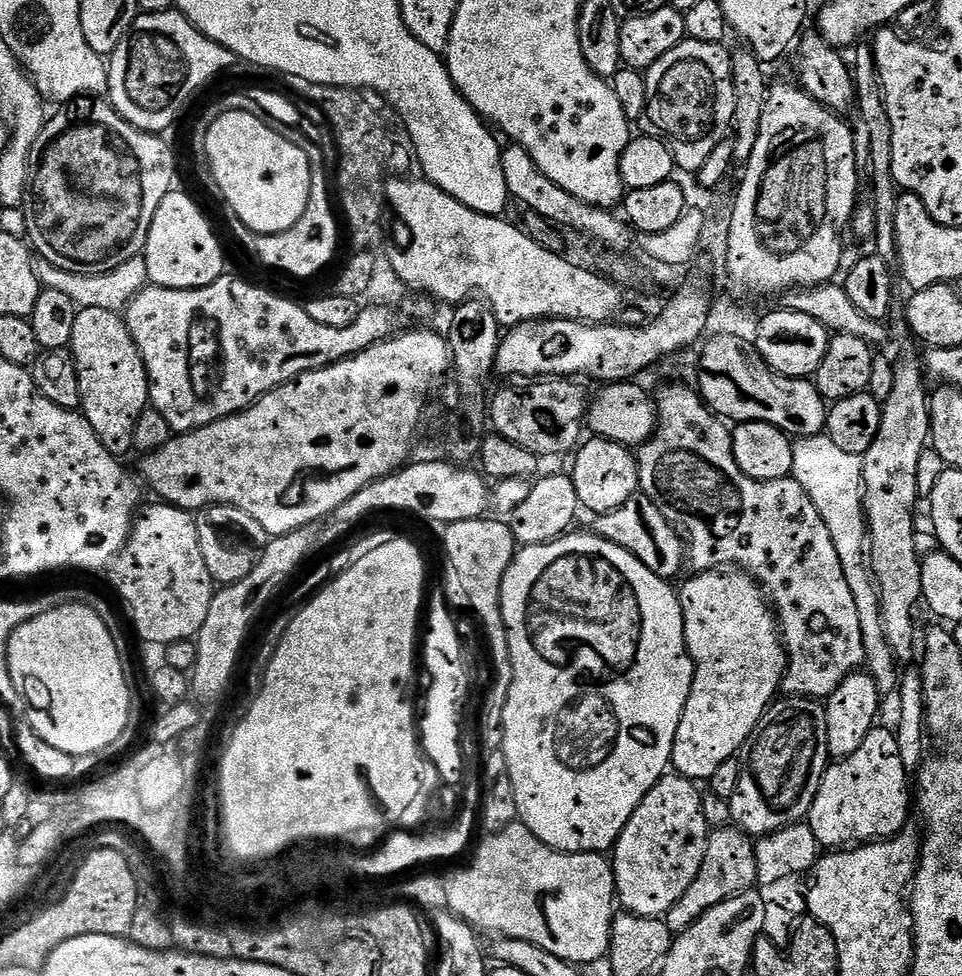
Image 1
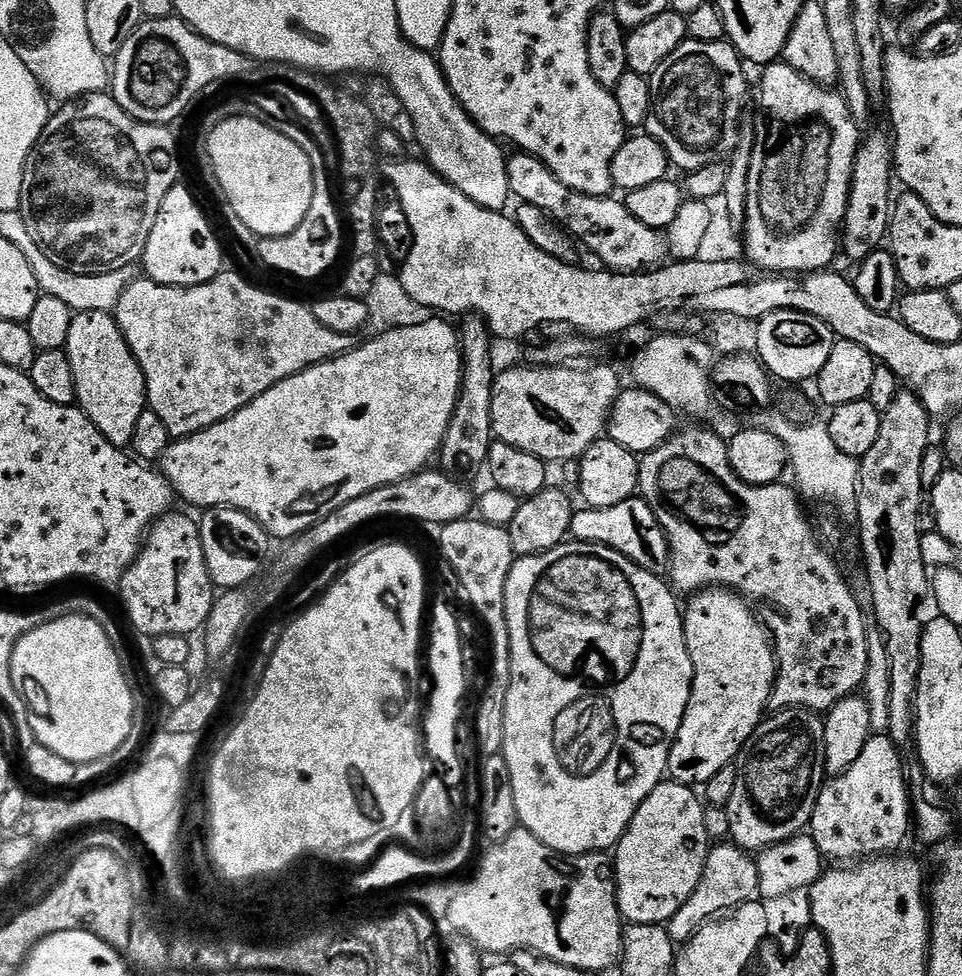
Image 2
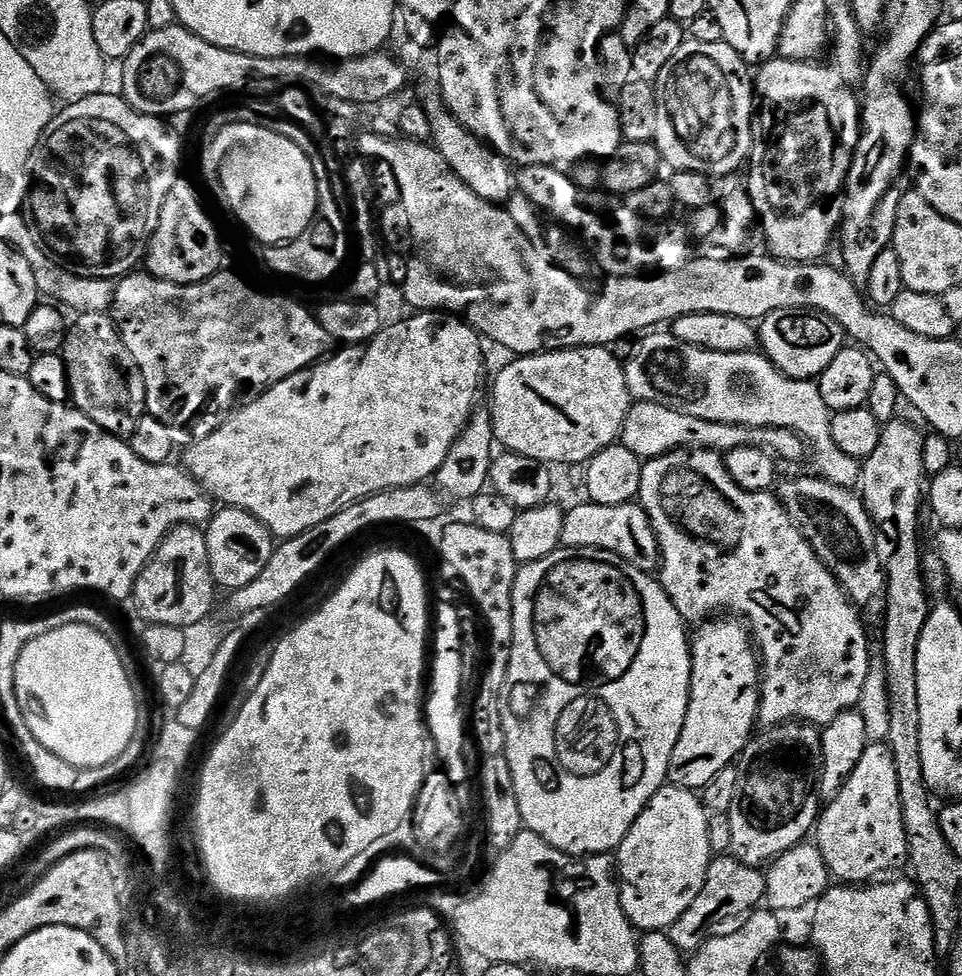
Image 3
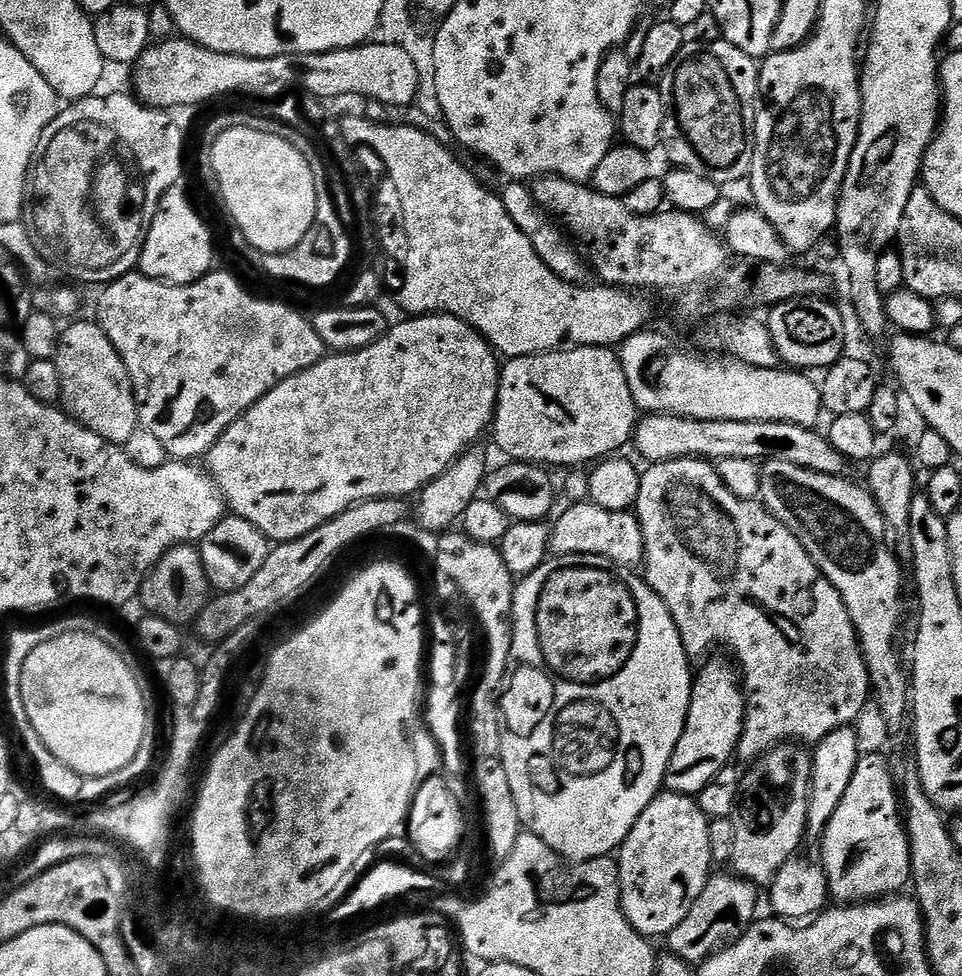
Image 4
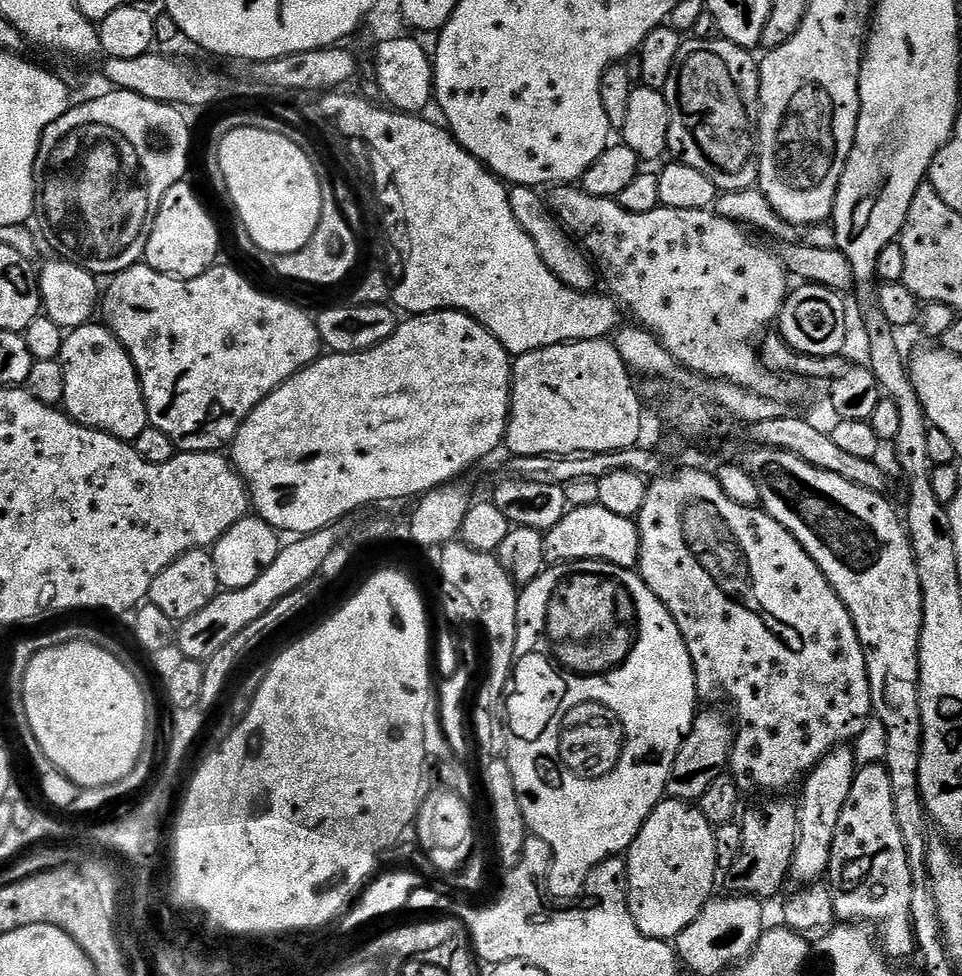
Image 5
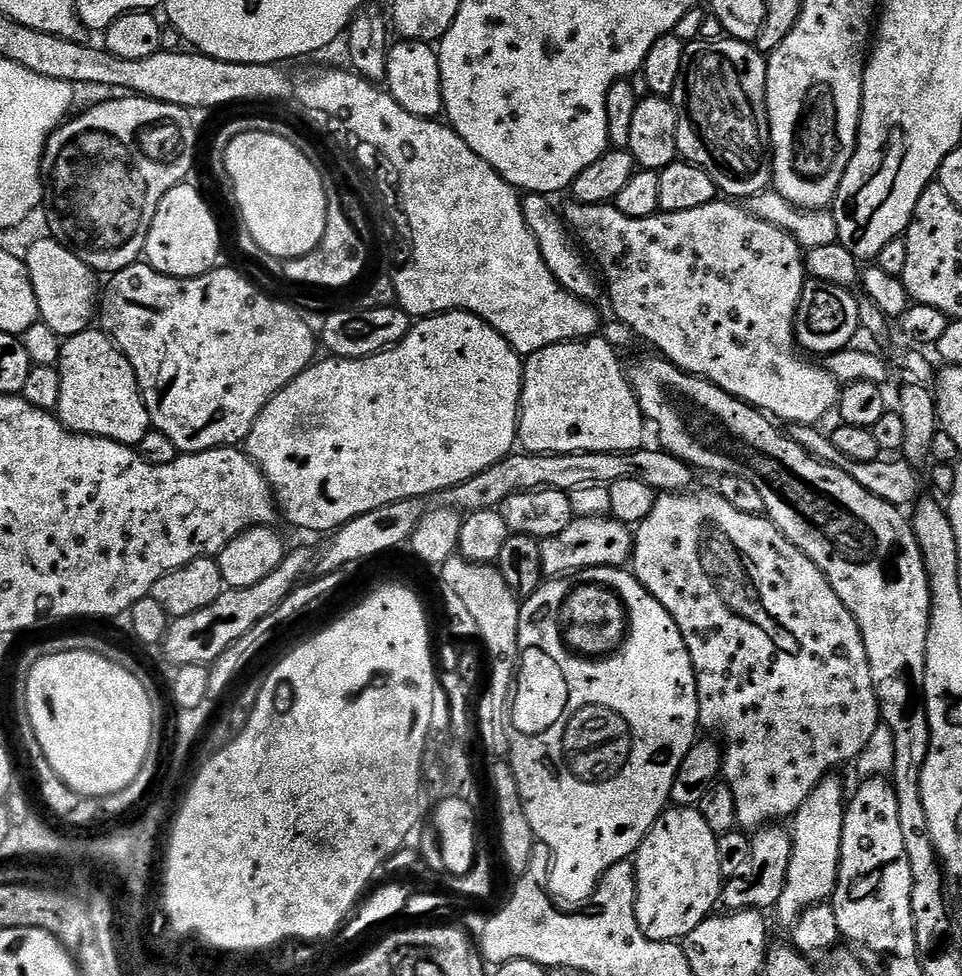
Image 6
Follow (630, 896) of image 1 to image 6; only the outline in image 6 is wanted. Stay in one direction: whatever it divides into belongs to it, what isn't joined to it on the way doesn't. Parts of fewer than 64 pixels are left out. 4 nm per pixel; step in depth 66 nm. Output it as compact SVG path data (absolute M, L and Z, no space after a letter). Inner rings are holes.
M672 806L661 812L654 826L640 843L634 857L636 869L636 917L642 934L651 940L661 942L680 942L700 923L713 915L720 904L722 877L718 866L718 833L706 826L706 818L702 818L699 807Z

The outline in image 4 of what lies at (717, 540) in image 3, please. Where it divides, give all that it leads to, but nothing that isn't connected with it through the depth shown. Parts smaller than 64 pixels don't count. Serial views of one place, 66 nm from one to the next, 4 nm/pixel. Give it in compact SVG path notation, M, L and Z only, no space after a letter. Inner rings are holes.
M683 456L680 460L667 460L661 464L649 463L643 469L640 478L640 489L636 499L634 515L636 521L642 526L644 538L644 562L643 567L648 568L646 579L648 584L662 598L662 602L670 610L670 618L674 618L674 626L682 638L684 652L689 658L696 656L707 657L711 648L721 644L733 652L735 663L742 673L742 687L744 690L744 729L740 735L738 749L739 759L755 762L769 752L770 749L780 744L799 742L805 746L815 746L820 743L826 734L830 734L836 728L847 728L862 714L862 706L870 702L870 681L868 667L864 664L864 655L860 649L860 639L856 637L856 628L852 624L850 614L838 594L838 590L832 585L820 568L810 558L810 554L798 542L798 538L784 523L764 507L759 499L743 500L738 494L730 494L730 486L722 482L715 463L699 459L695 456Z

